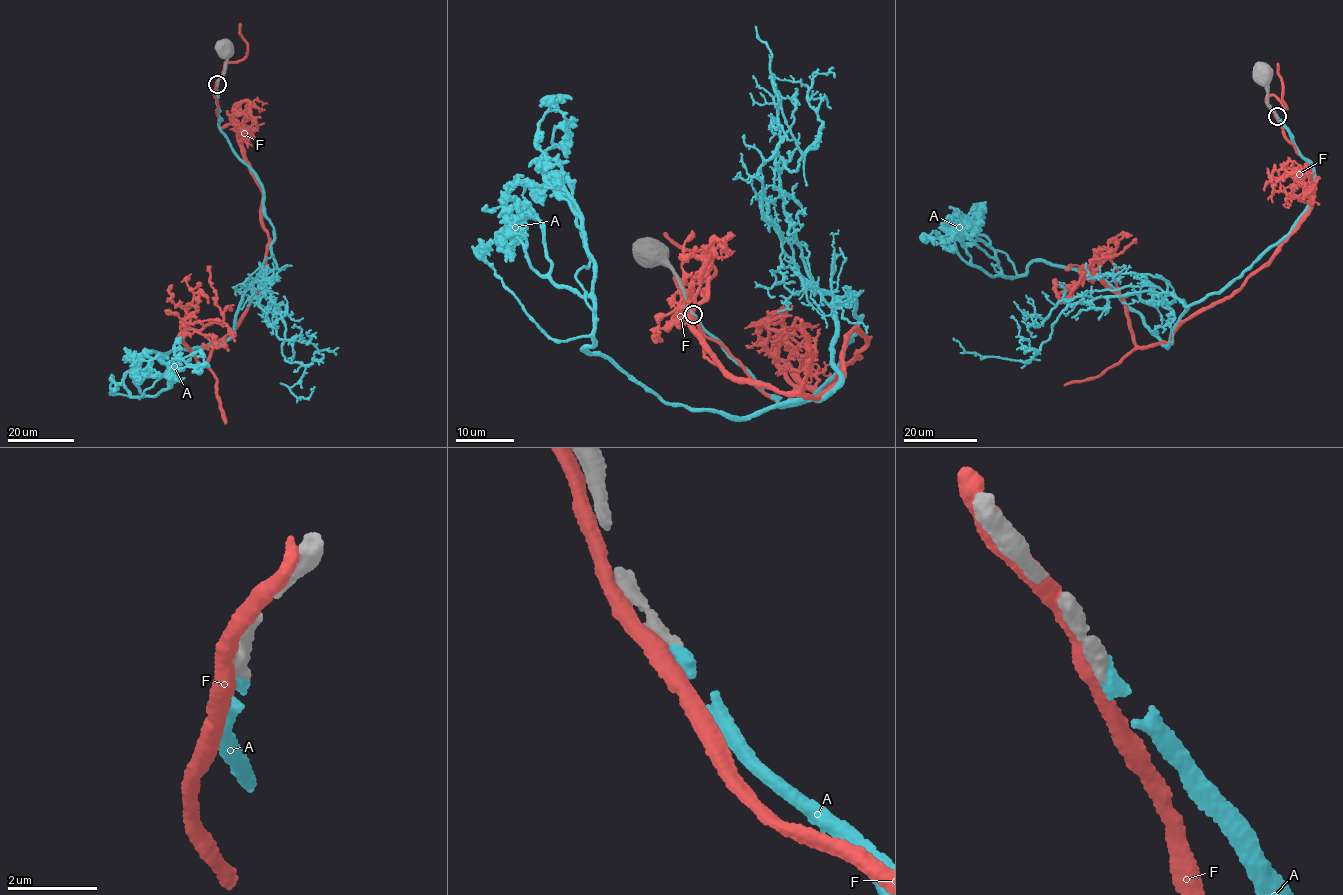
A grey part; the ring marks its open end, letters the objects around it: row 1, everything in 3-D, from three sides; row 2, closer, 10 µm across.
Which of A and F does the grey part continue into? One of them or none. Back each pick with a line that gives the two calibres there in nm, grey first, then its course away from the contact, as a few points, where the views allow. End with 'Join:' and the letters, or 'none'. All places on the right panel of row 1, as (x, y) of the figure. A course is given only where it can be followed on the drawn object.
A: calibres 360 and 320 nm; course (1276, 116), (1312, 197), (1181, 301), (1166, 346), (1105, 281), (992, 277), (948, 242)
Join: A

